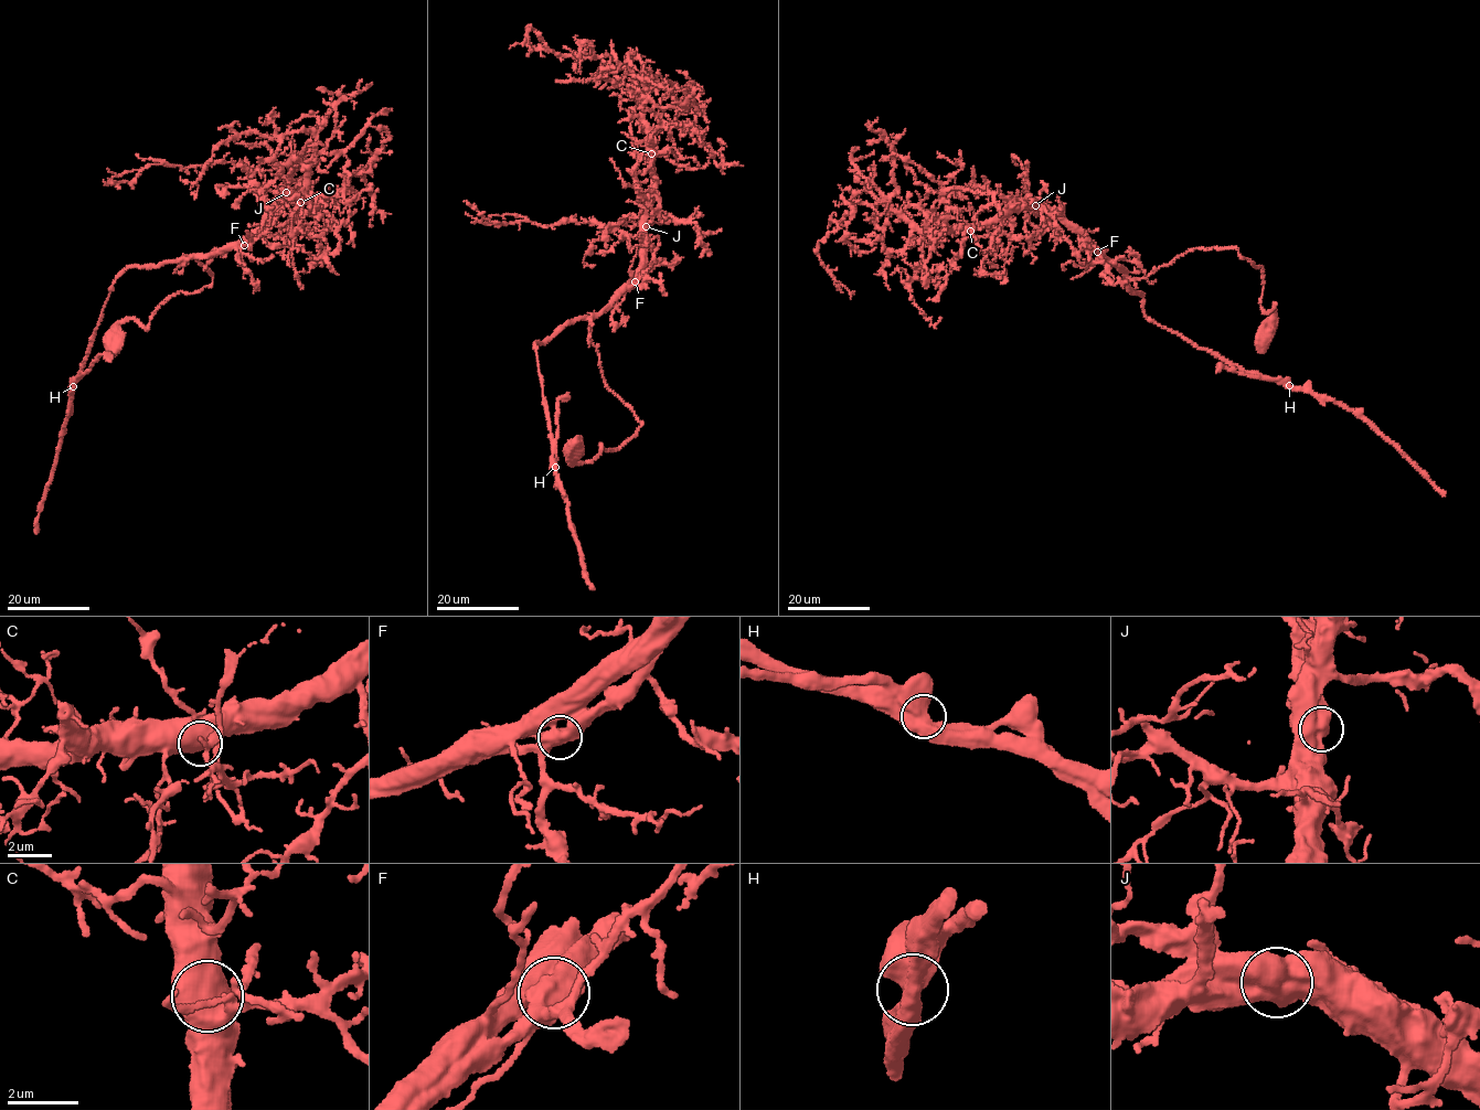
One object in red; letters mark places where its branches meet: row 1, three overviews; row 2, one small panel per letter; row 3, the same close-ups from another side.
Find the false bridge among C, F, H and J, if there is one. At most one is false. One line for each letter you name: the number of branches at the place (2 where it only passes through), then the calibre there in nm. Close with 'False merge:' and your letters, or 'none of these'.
H: Branches: 2. Thickness 750 nm
False merge: H

